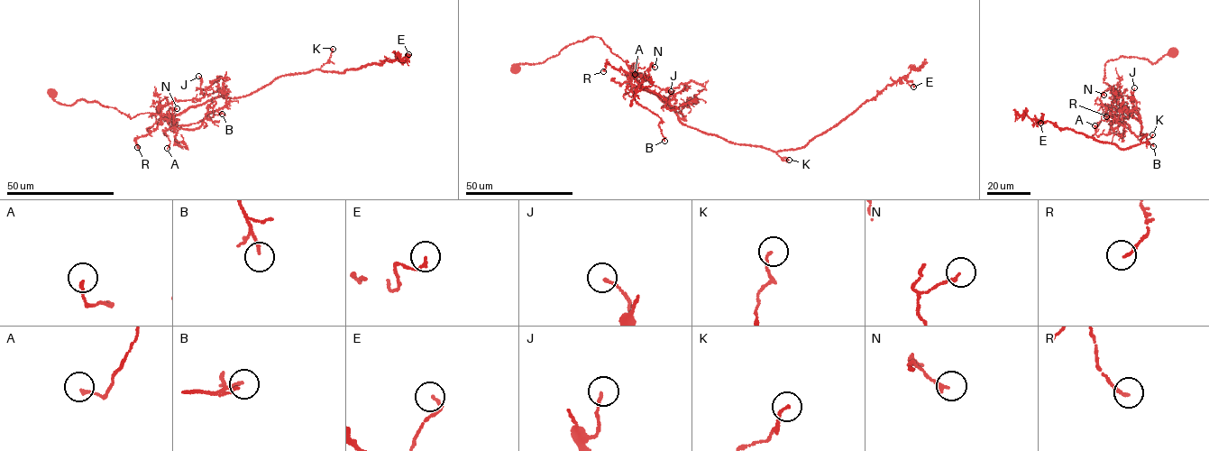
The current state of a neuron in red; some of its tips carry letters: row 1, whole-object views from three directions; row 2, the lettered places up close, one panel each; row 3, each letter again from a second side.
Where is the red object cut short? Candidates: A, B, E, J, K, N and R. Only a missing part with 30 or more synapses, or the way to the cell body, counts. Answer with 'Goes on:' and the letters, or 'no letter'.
Goes on: no letter

